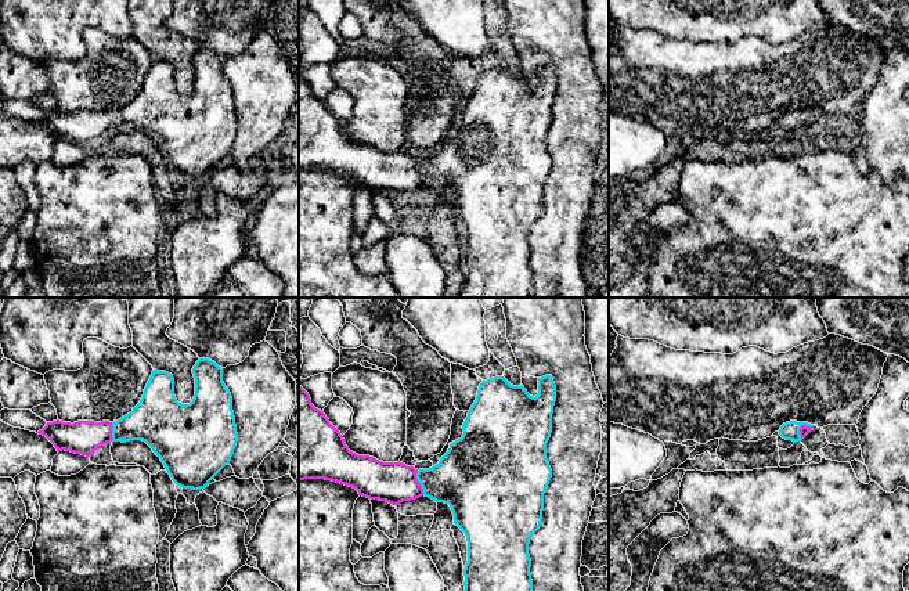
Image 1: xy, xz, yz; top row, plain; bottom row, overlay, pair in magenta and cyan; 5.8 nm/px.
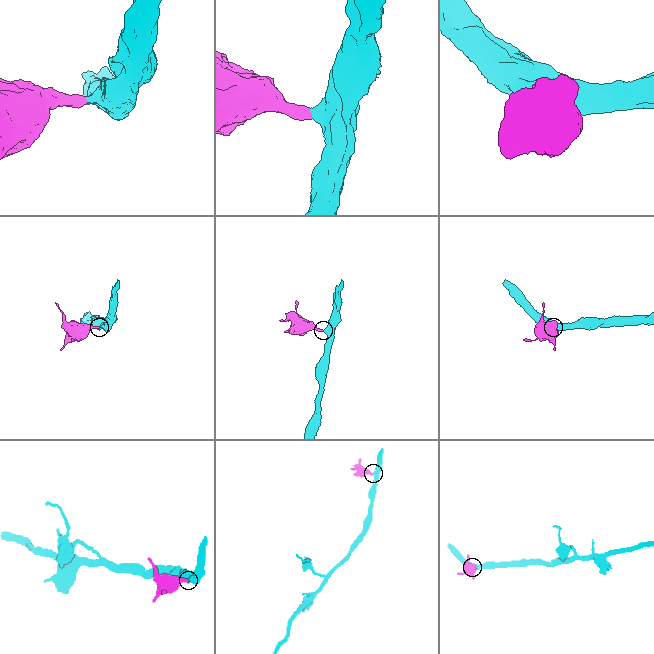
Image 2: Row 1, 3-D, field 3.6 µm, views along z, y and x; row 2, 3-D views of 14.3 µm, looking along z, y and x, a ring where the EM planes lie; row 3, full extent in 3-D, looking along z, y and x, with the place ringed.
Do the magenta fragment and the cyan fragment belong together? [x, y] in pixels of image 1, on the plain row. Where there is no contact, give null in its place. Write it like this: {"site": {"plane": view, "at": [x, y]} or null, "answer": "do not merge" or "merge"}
{"site": {"plane": "yz", "at": [800, 118]}, "answer": "merge"}

